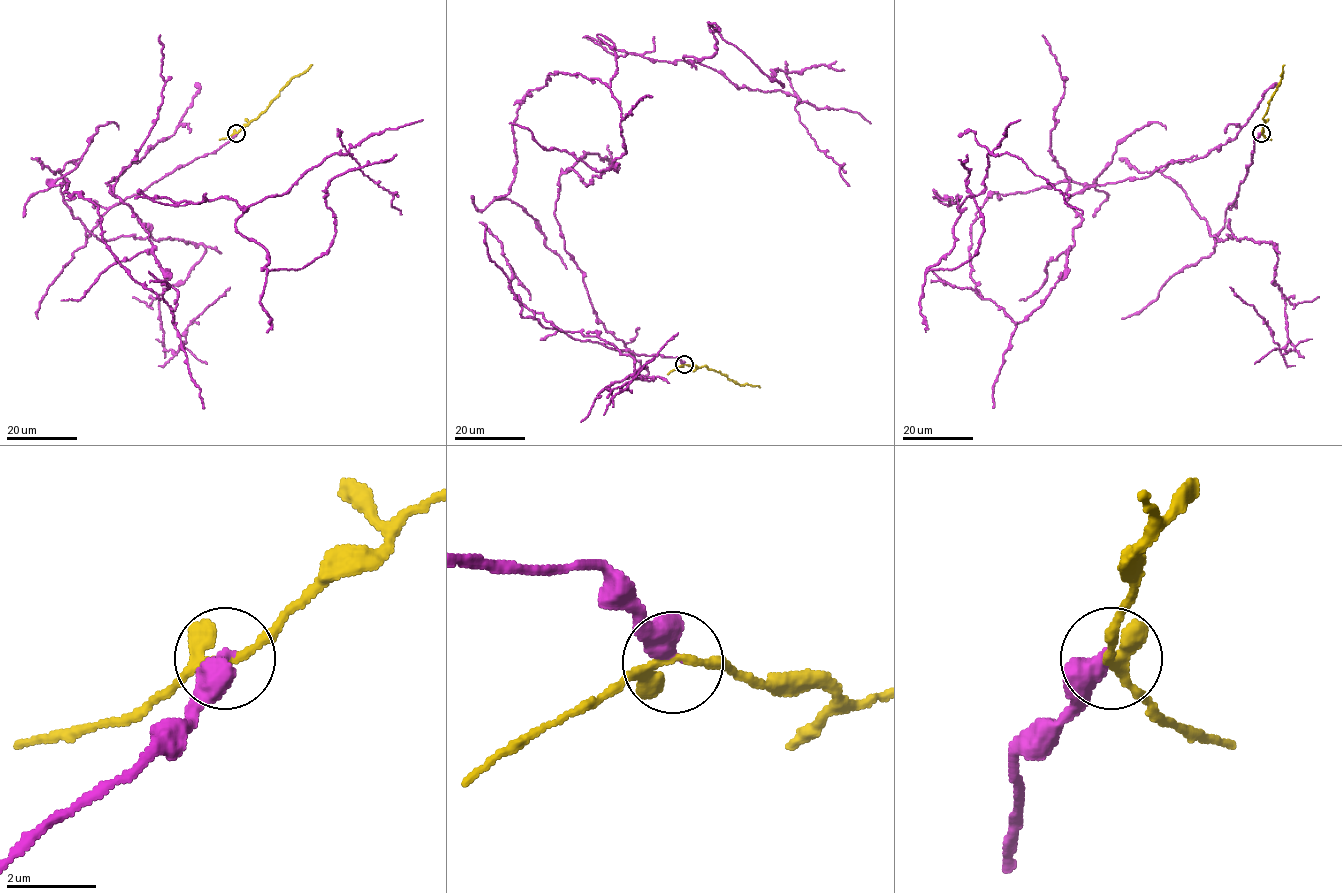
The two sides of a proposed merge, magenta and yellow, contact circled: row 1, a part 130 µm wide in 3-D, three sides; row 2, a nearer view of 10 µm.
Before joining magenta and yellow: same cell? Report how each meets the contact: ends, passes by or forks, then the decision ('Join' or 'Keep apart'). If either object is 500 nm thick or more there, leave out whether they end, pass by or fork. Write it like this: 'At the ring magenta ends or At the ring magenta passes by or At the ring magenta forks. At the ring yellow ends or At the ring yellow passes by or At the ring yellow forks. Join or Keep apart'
Keep apart

